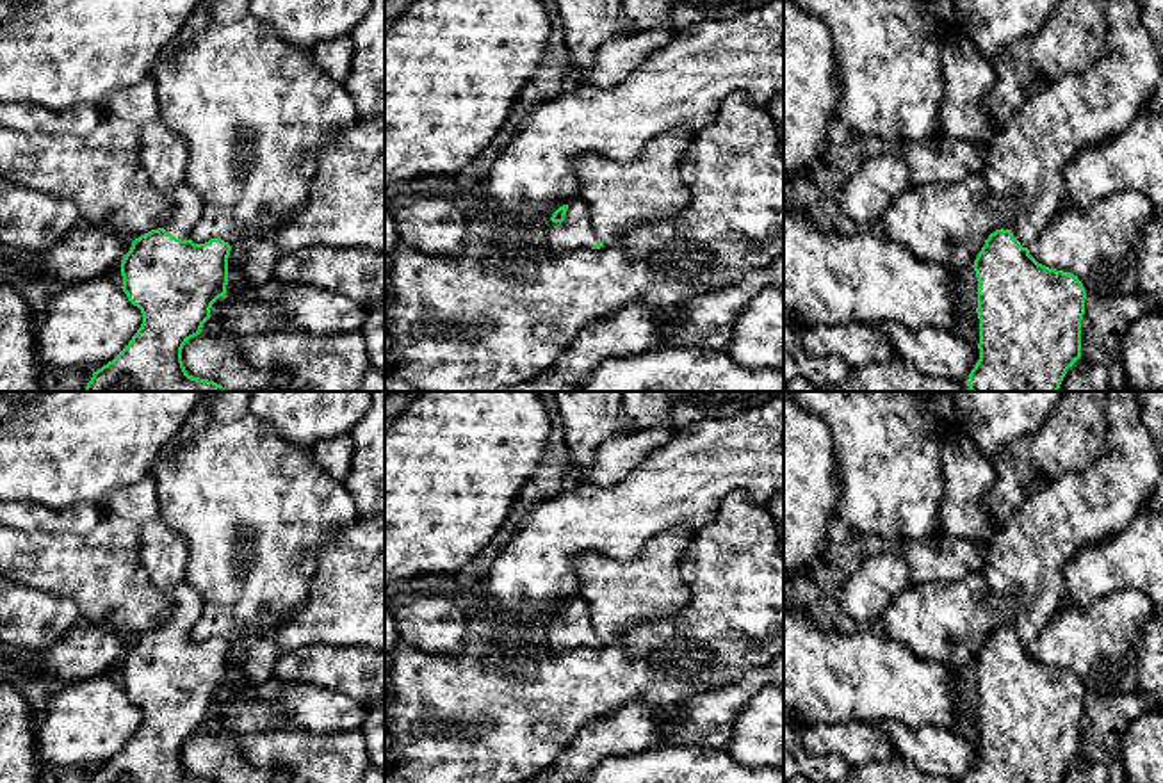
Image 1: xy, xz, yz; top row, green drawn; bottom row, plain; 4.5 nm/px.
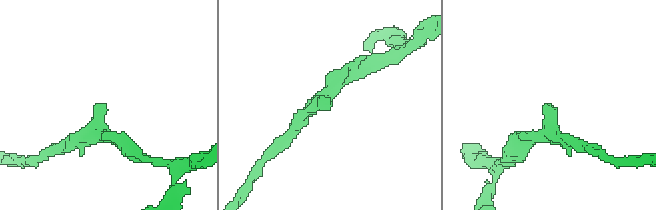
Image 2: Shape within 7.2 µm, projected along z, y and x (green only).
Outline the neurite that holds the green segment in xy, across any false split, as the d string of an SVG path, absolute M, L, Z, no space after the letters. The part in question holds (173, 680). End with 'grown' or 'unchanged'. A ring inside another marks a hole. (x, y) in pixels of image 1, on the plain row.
M162 518L139 527L139 561L150 582L171 605L164 626L151 628L132 641L121 660L123 690L142 712L142 722L128 744L107 763L93 771L87 783L217 783L187 772L183 744L201 731L212 703L226 692L228 655L232 644L221 637L194 642L191 630L203 612L201 594L187 582L187 546L182 536Z; grown

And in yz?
M1106 392L1108 434L1102 454L1083 472L1070 472L1028 496L1003 529L983 546L981 569L988 585L1017 603L1017 618L988 634L974 658L978 676L980 758L967 783L1061 783L1067 769L1081 756L1081 719L1086 689L1078 674L1038 662L1029 646L1051 616L1065 603L1063 569L1085 546L1124 529L1143 507L1161 473L1163 454L1140 415L1140 392Z; grown

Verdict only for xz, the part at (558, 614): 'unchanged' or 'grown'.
grown

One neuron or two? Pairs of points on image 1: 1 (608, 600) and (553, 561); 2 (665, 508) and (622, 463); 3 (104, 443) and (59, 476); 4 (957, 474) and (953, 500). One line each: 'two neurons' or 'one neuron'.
1: two neurons
2: two neurons
3: one neuron
4: one neuron

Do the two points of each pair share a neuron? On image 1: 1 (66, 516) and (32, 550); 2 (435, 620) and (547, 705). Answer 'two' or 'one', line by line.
1: two
2: two

